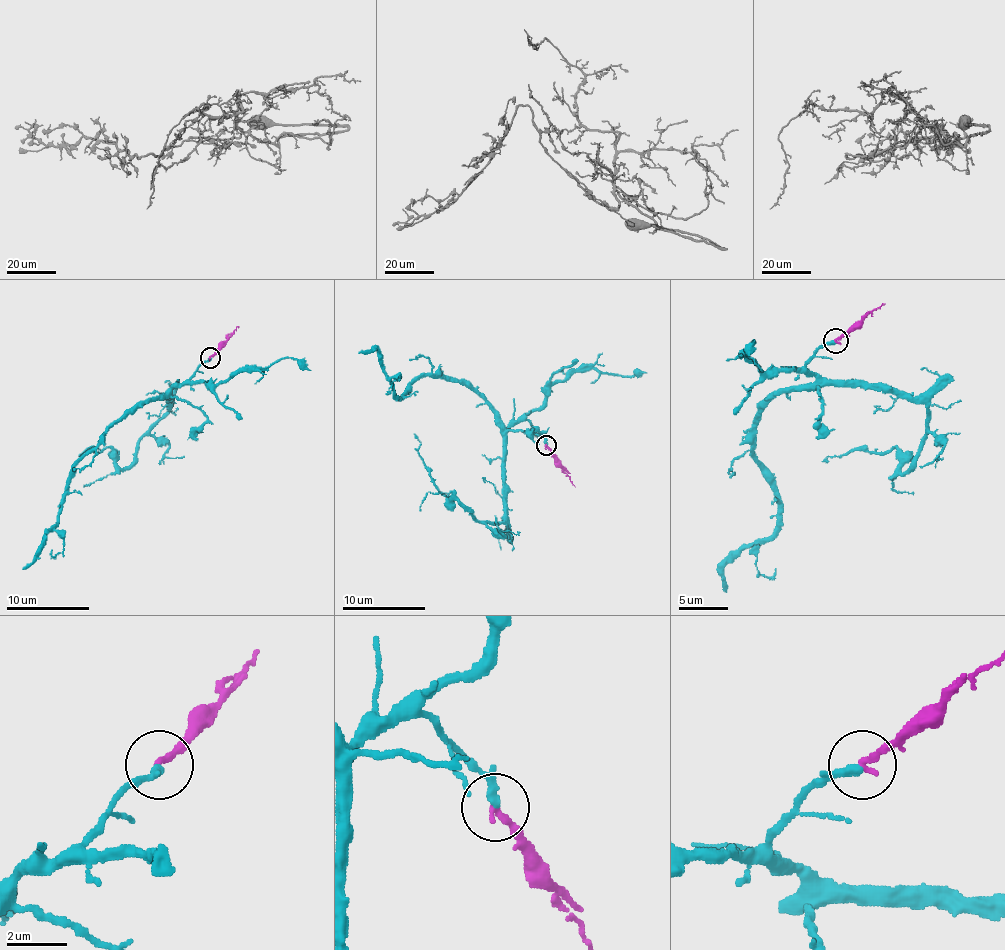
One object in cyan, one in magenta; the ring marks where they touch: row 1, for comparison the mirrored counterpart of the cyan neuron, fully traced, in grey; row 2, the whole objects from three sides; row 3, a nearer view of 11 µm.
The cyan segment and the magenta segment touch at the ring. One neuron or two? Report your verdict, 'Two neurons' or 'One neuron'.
One neuron

